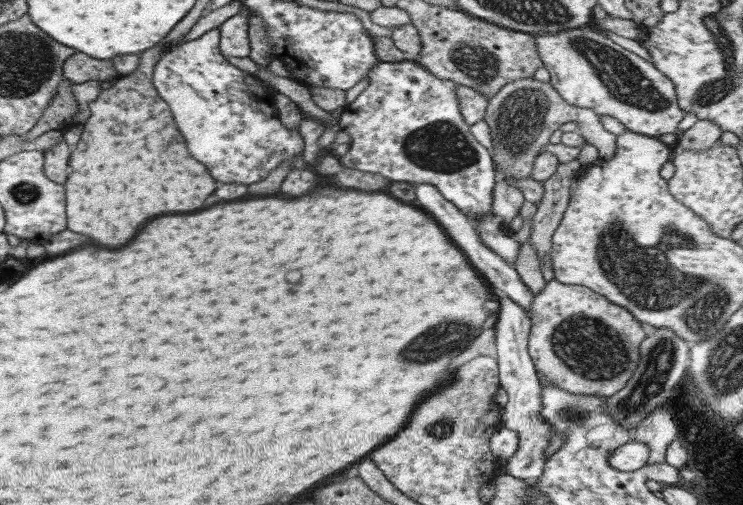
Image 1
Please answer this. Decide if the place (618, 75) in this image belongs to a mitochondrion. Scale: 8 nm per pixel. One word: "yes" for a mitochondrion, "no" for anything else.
yes

